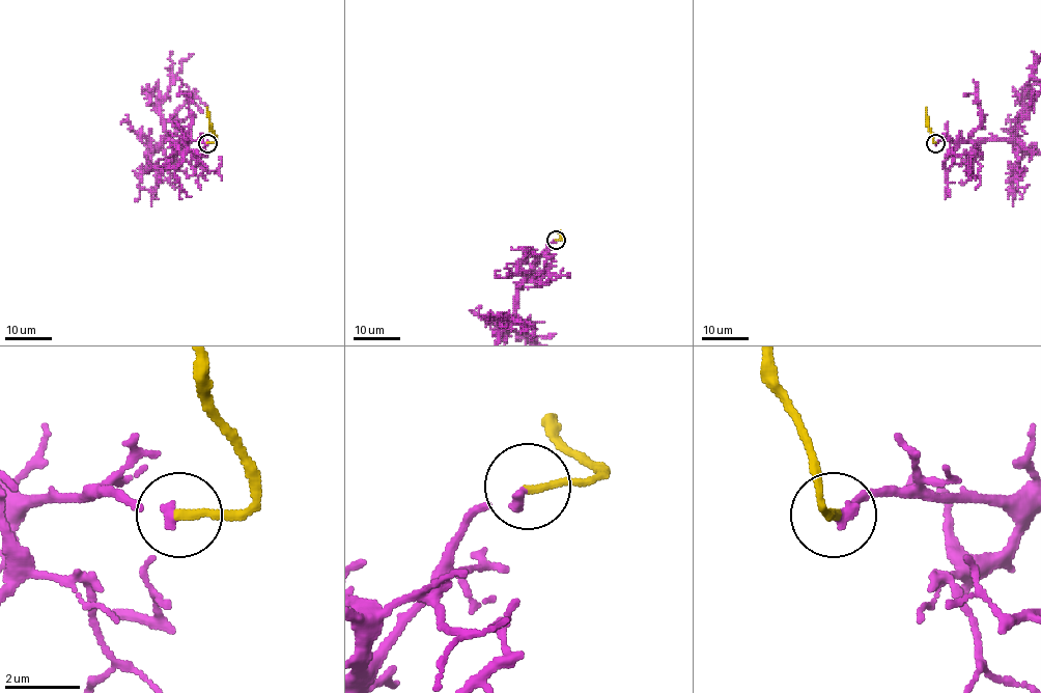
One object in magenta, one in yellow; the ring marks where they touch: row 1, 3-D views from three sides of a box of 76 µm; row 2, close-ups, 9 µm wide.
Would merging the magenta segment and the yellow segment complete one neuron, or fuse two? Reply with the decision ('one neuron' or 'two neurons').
one neuron

